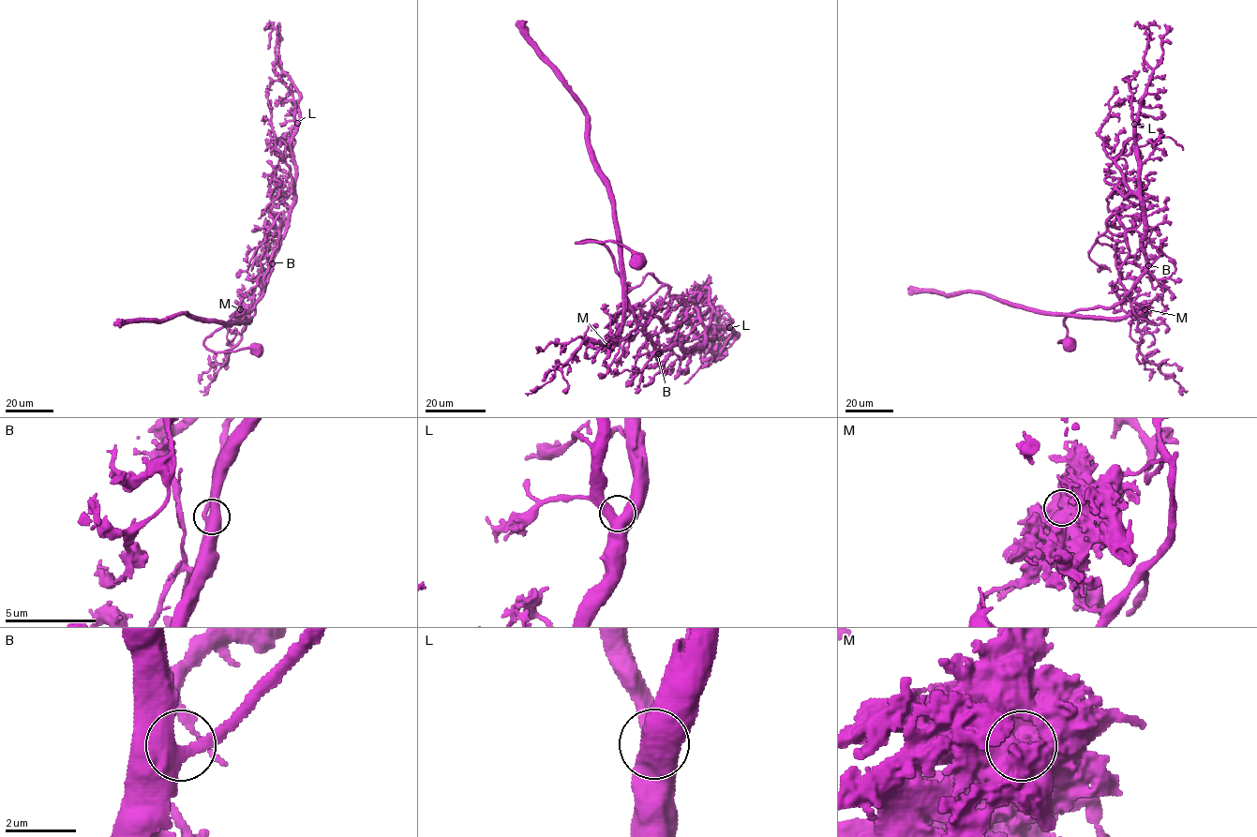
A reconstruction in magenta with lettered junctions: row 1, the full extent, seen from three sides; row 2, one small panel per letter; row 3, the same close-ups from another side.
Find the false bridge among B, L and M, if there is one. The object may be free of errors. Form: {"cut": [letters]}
{"cut": ["M"]}

